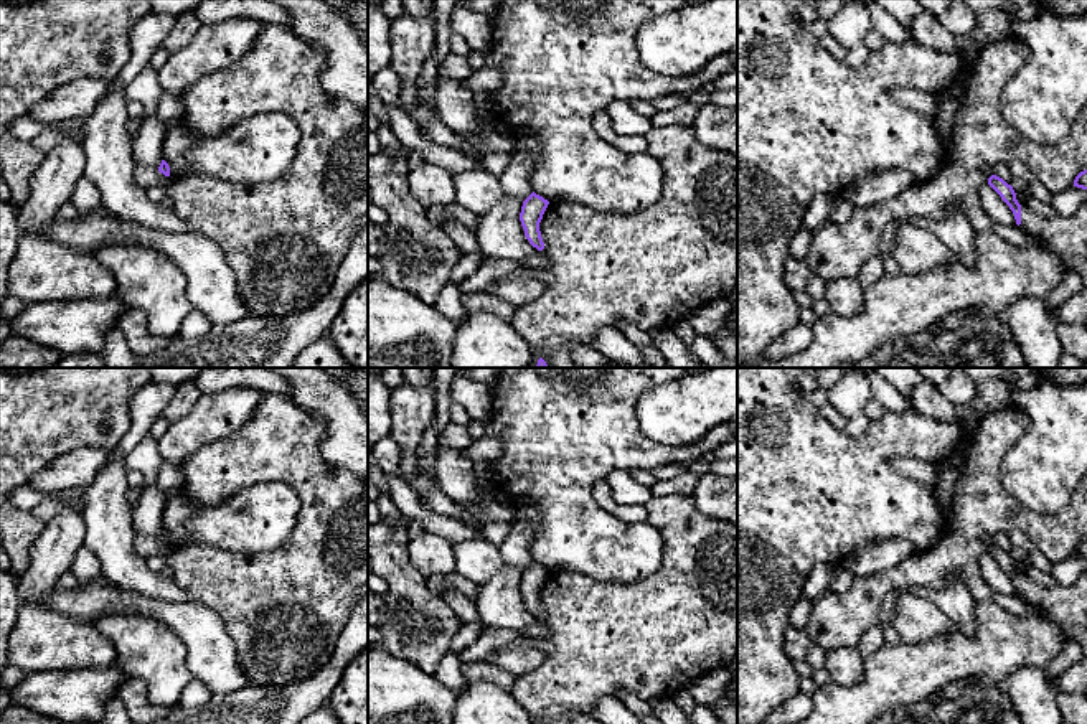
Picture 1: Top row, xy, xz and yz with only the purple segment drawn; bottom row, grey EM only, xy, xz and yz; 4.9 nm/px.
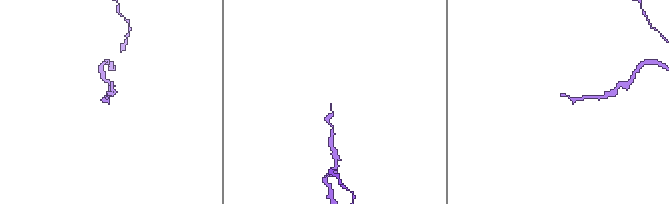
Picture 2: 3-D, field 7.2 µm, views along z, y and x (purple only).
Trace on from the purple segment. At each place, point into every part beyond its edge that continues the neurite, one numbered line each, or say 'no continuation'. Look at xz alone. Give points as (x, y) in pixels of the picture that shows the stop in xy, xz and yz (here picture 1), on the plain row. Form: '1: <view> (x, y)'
no continuation

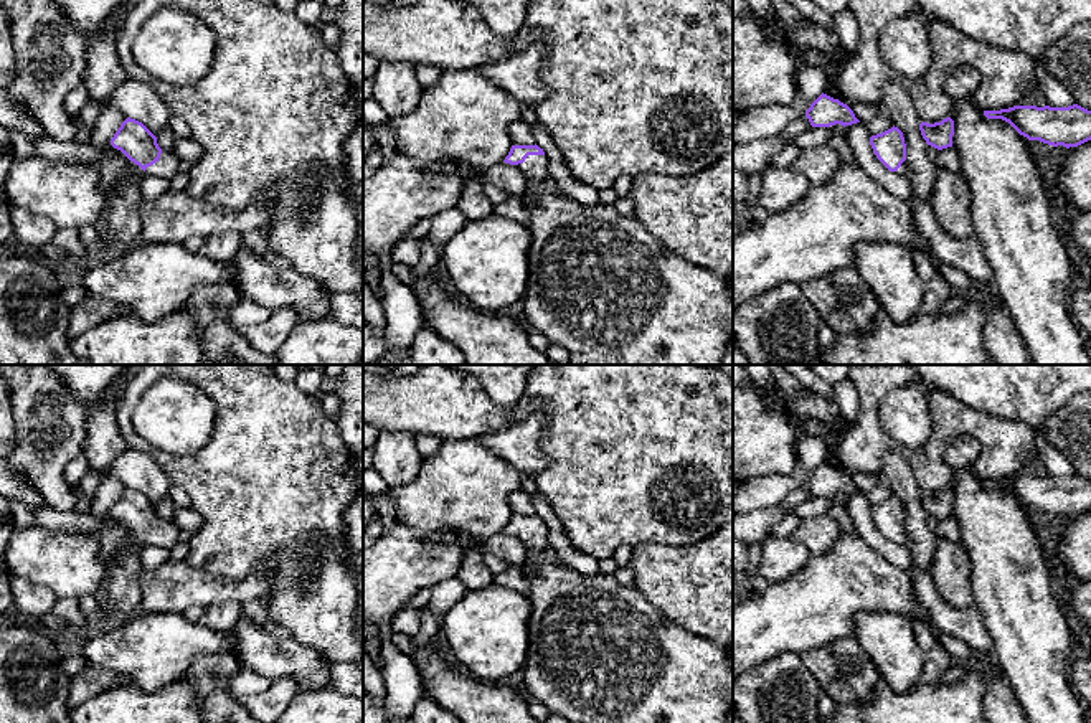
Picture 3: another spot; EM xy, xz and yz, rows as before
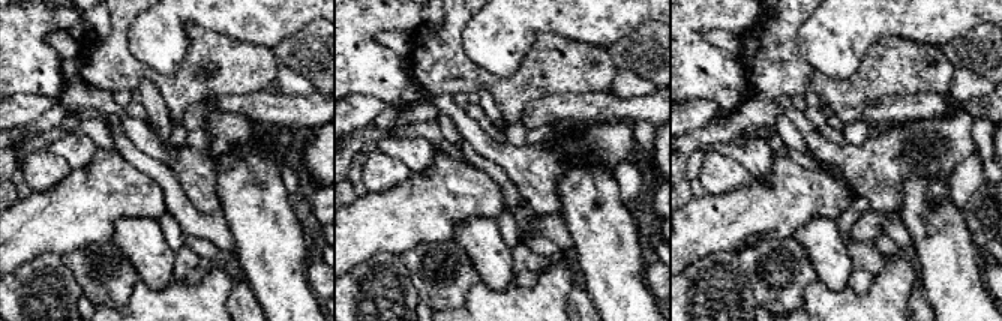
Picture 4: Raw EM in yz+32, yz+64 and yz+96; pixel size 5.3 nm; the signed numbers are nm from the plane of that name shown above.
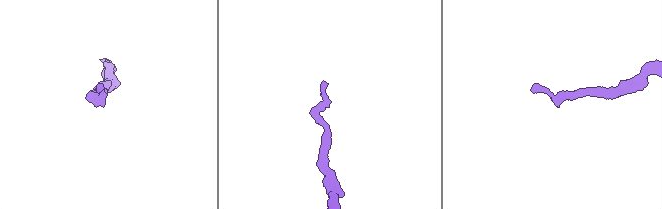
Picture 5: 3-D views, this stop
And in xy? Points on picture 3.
1: xy (167, 537)

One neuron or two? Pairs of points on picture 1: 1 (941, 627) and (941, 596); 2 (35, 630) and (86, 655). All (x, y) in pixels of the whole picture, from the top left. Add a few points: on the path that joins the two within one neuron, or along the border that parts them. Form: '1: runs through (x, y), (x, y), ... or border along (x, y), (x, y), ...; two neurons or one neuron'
1: border along (908, 591), (927, 597), (954, 625); two neurons
2: runs through (48, 640), (73, 644); one neuron

